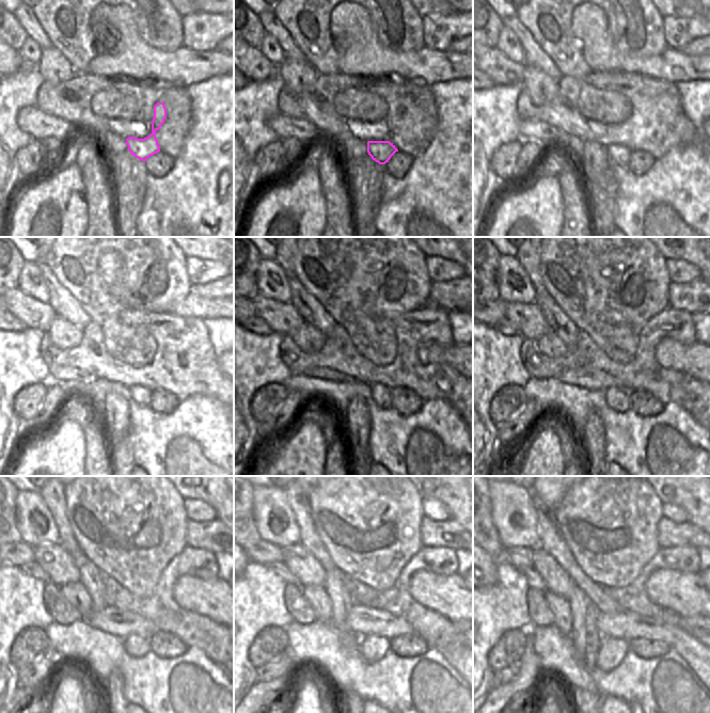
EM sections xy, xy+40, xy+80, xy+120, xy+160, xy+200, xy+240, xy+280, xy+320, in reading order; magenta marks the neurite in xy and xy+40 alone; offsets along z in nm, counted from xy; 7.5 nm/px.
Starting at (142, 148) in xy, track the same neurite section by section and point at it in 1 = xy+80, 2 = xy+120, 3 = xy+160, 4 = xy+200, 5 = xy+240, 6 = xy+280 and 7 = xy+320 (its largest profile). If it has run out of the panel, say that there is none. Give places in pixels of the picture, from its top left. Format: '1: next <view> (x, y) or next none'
1: next xy+80 (619, 155)
2: next xy+120 (142, 395)
3: next xy+160 (381, 395)
4: next xy+200 (617, 397)
5: next xy+240 (136, 646)
6: next xy+280 (373, 648)
7: next xy+320 (612, 651)

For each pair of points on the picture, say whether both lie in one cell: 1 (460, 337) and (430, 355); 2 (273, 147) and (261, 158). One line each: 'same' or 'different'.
1: different
2: same

